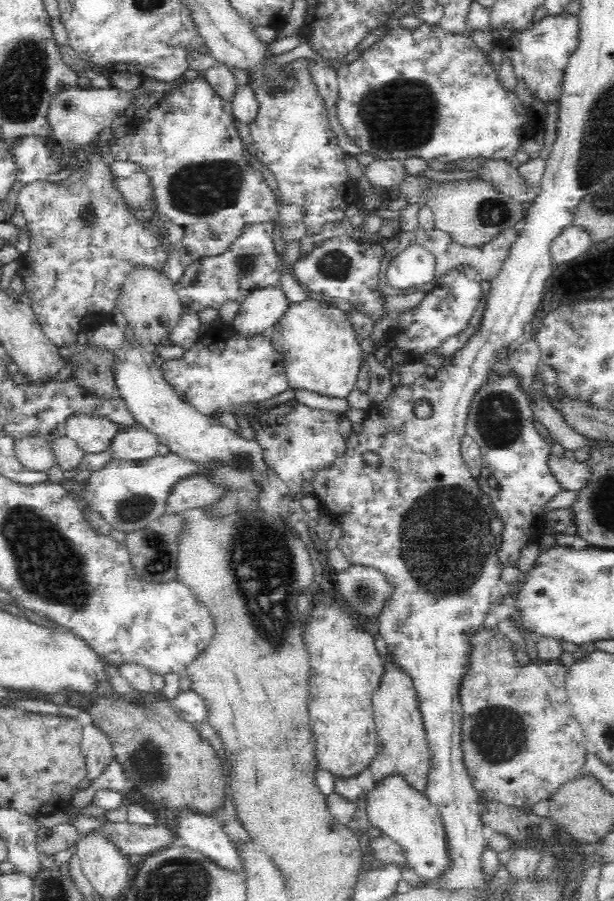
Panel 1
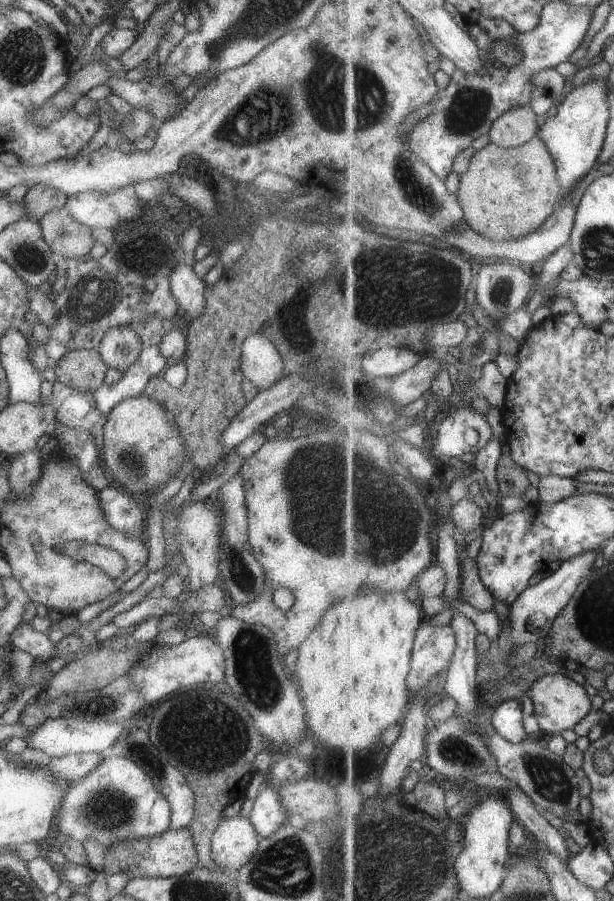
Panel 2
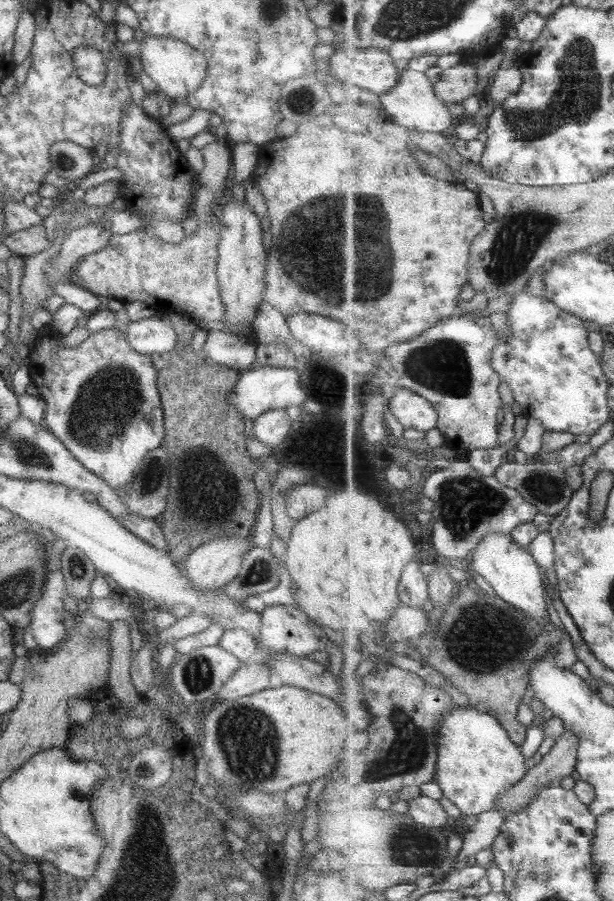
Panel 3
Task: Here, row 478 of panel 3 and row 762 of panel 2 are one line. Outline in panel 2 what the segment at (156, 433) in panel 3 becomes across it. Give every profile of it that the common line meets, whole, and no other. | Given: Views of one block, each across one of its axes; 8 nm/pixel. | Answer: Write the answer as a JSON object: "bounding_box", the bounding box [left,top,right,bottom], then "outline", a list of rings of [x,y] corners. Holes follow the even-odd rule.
{"bounding_box":[56,756,171,849],"outline":[[[106,756],[104,760],[78,783],[72,783],[61,804],[64,814],[58,814],[56,823],[66,838],[83,842],[96,839],[106,849],[124,839],[151,837],[171,827],[171,806],[168,799],[154,786],[153,780],[133,760],[119,756]]]}

